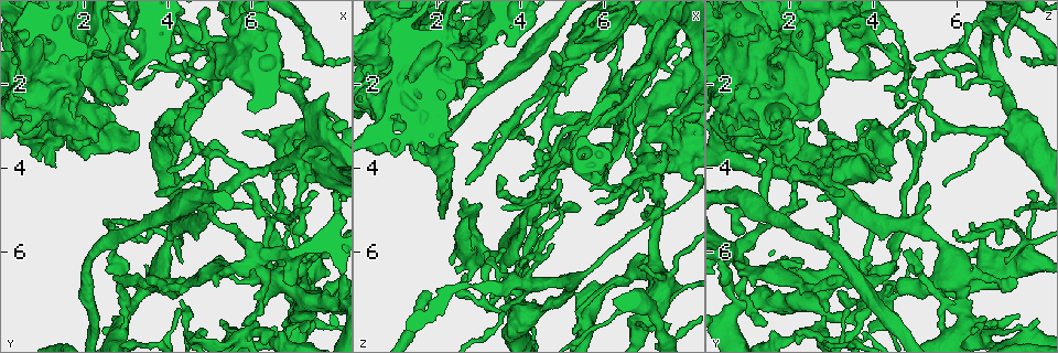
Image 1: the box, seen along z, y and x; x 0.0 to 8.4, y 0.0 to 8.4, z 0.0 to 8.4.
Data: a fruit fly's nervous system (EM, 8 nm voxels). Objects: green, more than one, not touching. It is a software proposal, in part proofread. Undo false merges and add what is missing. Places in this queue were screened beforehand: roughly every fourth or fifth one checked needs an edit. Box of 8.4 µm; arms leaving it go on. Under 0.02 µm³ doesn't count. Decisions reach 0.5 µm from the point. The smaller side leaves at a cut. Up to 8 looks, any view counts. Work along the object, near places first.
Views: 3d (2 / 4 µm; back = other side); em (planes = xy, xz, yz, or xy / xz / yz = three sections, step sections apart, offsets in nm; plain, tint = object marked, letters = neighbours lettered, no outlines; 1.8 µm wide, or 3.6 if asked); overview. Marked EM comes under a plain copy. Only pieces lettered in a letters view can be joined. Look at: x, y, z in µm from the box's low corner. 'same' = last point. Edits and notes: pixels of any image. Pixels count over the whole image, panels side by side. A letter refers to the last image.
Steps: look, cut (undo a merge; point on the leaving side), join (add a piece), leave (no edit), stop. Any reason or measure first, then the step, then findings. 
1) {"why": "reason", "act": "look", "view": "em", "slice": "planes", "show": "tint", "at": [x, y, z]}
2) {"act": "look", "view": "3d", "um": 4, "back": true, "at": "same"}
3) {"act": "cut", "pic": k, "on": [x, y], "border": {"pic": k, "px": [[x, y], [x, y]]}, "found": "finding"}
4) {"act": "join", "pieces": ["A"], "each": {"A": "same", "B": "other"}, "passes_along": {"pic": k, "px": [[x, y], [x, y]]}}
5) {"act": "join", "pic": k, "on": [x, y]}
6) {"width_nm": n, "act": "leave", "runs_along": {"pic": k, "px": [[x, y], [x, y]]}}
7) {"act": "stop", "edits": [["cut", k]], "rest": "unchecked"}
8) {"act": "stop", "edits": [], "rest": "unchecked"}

{"why": "an open end", "act": "look", "view": "3d", "um": 2, "at": [2.75, 6.55, 4.45]}

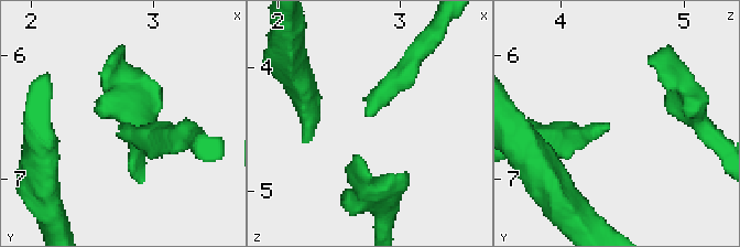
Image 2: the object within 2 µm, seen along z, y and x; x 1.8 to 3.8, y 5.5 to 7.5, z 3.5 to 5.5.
{"why": "now the EM", "act": "look", "view": "em", "slice": "yz", "step": 16, "show": "tint", "at": [2.74, 6.62, 4.40]}

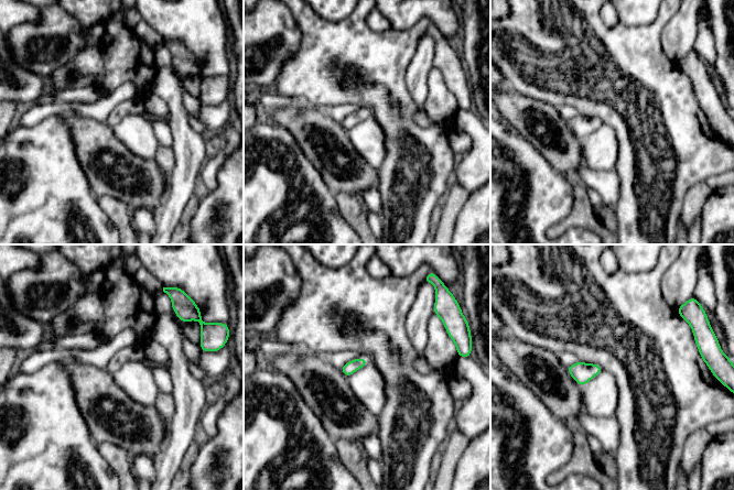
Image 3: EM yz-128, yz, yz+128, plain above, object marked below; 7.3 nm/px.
{"act": "look", "view": "em", "slice": "planes", "show": "letters", "at": "same"}

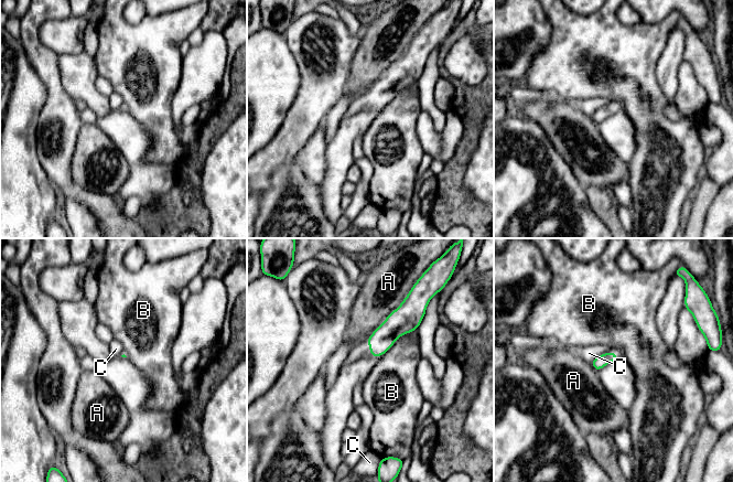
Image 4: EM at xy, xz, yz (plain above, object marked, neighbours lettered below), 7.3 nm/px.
{"act": "leave", "each": {"A": "other", "B": "other", "C": "other"}, "border": {"pic": 4, "px": [[407, 333], [399, 336], [381, 356]]}, "found": "no lettered piece goes on from it"}

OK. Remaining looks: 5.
{"why": "free end", "act": "look", "view": "3d", "um": 2, "back": true, "at": [4.35, 6.20, 7.15]}

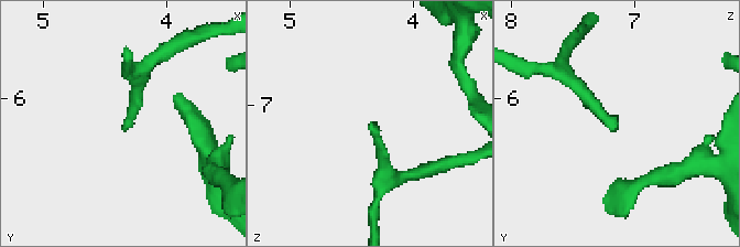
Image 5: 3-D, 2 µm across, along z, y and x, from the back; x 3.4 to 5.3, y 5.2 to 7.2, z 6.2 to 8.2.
{"why": "need the tissue", "act": "look", "view": "em", "slice": "planes", "show": "letters", "at": [4.34, 6.26, 7.20]}

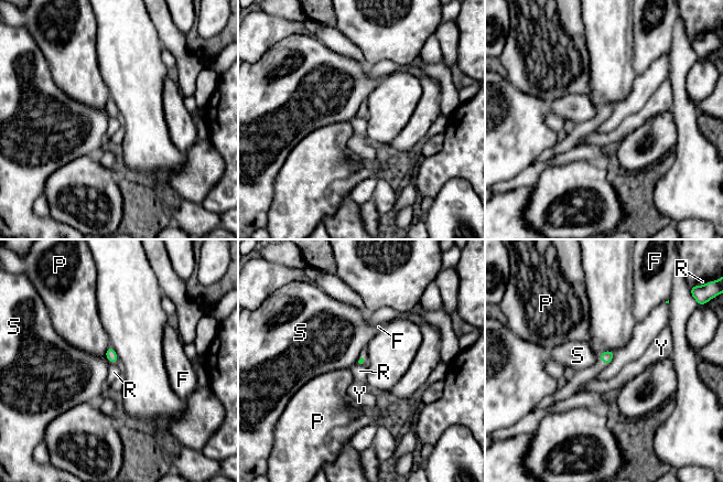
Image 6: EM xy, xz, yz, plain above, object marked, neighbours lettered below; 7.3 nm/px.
{"act": "leave", "each": {"F": "other", "P": "other", "R": "other", "S": "other", "Y": "other"}, "border": {"pic": 6, "px": [[615, 354], [607, 365]]}, "found": "none of them fits"}

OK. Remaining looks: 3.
{"why": "thin end", "act": "look", "view": "em", "slice": "xz", "step": 8, "show": "letters", "at": [2.10, 1.60, 4.75]}

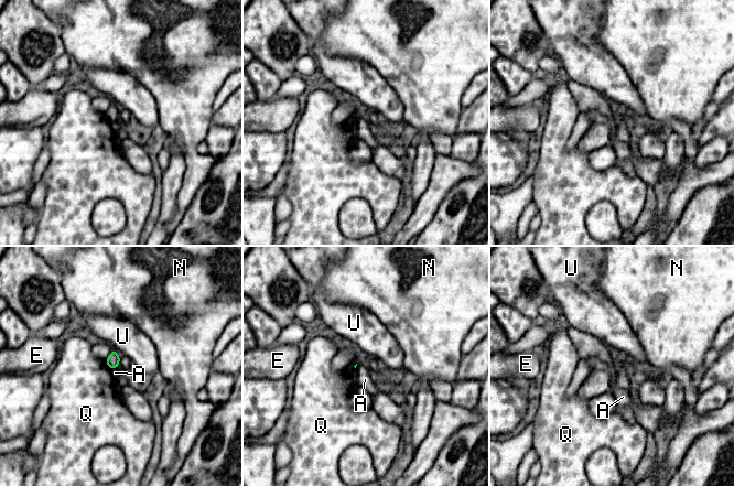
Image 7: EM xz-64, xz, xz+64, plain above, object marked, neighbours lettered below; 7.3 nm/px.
{"act": "leave", "each": {"A": "other", "E": "other", "N": "other", "Q": "other", "U": "other"}, "border": {"pic": 7, "px": [[118, 367], [111, 369]]}, "found": "none of them fits"}

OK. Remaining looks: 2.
{"why": "an open end", "act": "look", "view": "em", "slice": "xy", "step": 16, "show": "letters", "at": [6.05, 0.75, 4.05]}

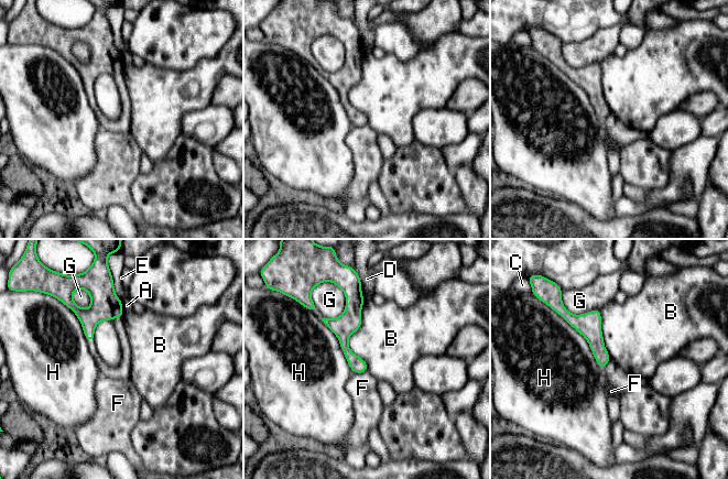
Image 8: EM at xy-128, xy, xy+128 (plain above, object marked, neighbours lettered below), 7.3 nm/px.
{"why": "another direction", "act": "look", "view": "em", "slice": "planes", "show": "letters", "at": "same"}

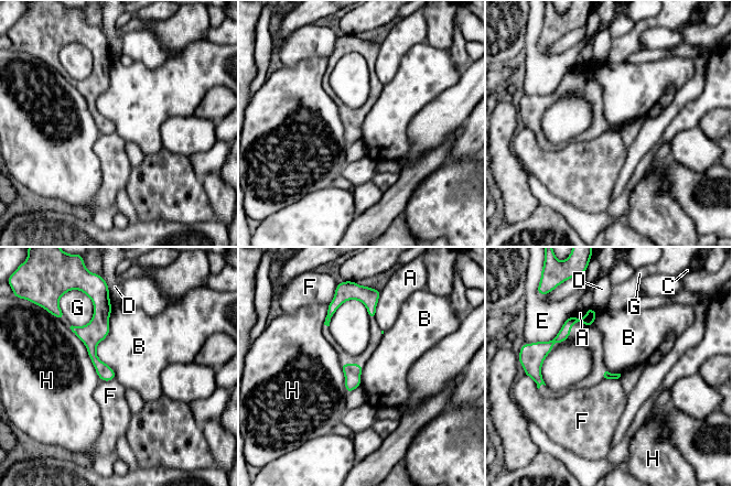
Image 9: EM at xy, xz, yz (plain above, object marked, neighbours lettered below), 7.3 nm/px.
{"act": "leave", "each": {"A": "other", "B": "other", "C": "other", "D": "other", "E": "other", "F": "other", "G": "other", "H": "other"}, "runs_along": {"pic": 9, "px": [[103, 305], [92, 354], [107, 378]]}, "found": "no lettered piece goes on from it"}

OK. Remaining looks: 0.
{"act": "stop", "edits": [], "rest": "unchecked"}

